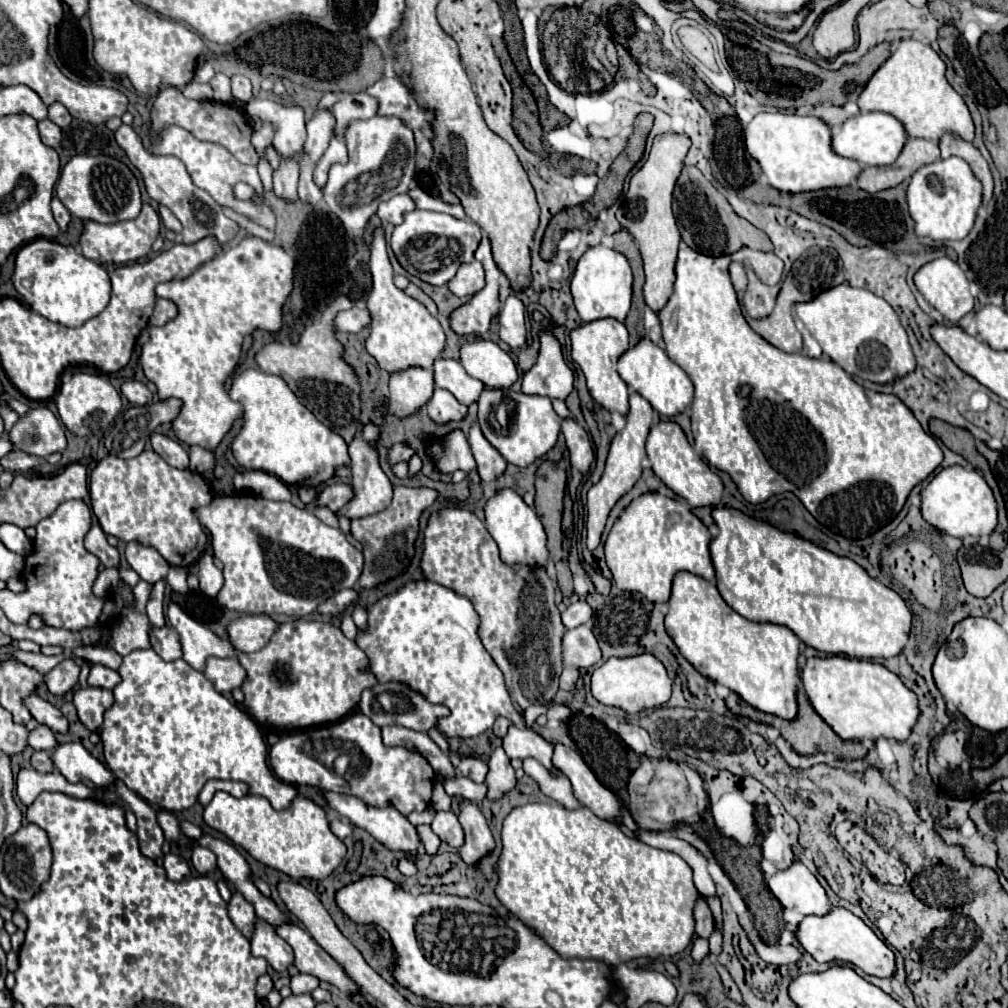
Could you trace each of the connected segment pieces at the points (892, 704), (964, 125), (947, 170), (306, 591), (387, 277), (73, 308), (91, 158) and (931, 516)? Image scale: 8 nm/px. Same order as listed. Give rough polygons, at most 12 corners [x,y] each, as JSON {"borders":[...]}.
{"borders":[[[812,656],[800,678],[844,740],[906,740],[916,694],[878,662]],[[914,38],[898,44],[858,98],[896,116],[912,138],[952,132],[972,116],[944,60]],[[966,160],[918,168],[908,206],[918,236],[962,240],[982,204]],[[252,494],[198,510],[216,600],[308,616],[362,572],[338,528]],[[374,230],[366,350],[390,374],[432,368],[440,322],[394,286]],[[46,238],[16,252],[34,312],[84,324],[110,300],[106,268]],[[77,154],[56,196],[72,218],[112,224],[140,214],[126,164]],[[948,466],[922,488],[922,518],[956,538],[996,528],[982,474]]]}

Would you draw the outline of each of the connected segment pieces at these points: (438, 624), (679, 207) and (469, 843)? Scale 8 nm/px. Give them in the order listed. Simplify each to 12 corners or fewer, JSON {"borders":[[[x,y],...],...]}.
{"borders":[[[410,582],[356,644],[444,704],[446,736],[524,728],[468,598]],[[696,168],[674,188],[672,208],[696,252],[772,250]],[[460,804],[458,818],[466,842],[458,850],[474,868],[494,850],[480,808]]]}

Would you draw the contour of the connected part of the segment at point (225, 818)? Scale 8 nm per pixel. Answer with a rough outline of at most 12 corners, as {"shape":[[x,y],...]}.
{"shape":[[216,792],[204,822],[294,880],[346,856],[308,798]]}

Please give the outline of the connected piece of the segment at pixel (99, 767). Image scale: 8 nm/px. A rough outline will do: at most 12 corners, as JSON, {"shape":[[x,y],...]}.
{"shape":[[78,742],[52,760],[68,782],[114,788],[112,772]]}

